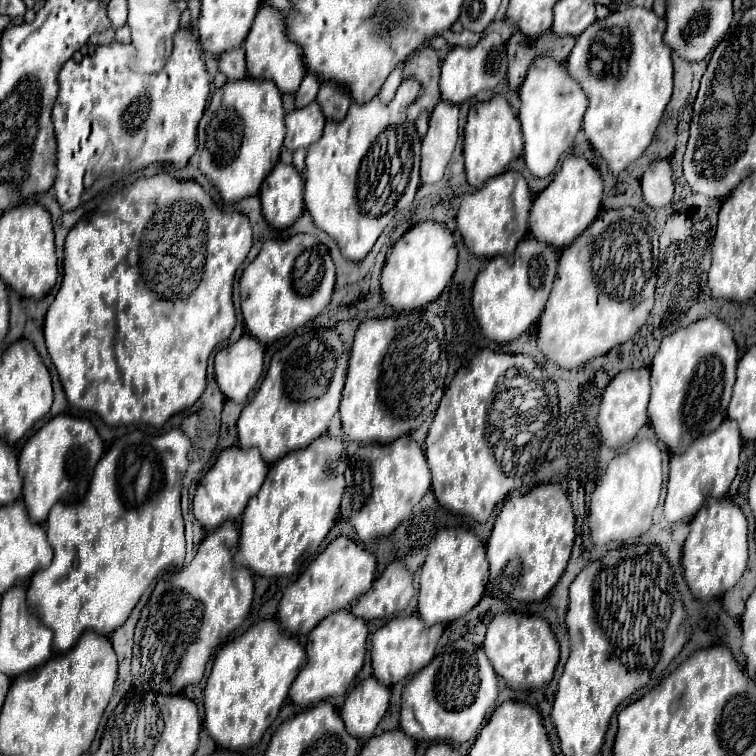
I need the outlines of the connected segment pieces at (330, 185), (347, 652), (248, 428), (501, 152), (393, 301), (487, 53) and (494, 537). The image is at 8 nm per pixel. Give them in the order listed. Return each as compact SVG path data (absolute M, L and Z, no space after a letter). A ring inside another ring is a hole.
M404 80L400 88L396 90L396 96L390 102L382 102L378 96L374 96L366 104L350 104L350 110L342 122L326 122L322 138L308 148L306 154L306 190L304 190L304 204L310 212L314 224L328 232L330 238L334 238L340 246L340 252L346 260L360 262L378 240L380 232L386 228L386 224L394 218L398 206L408 206L420 186L420 138L416 134L414 124L406 120L408 106L414 104L420 96L420 84L416 80ZM386 130L386 144L380 134Z
M338 610L326 616L310 634L306 644L308 662L298 672L296 680L290 686L290 700L298 706L310 706L324 698L342 696L348 686L354 682L366 658L366 638L368 626L362 618L352 616L350 610Z
M314 328L292 338L272 356L270 368L260 384L260 392L256 392L240 414L240 446L258 448L268 464L292 450L306 448L312 440L316 440L316 436L322 436L328 430L332 416L338 412L346 368L348 352L332 328Z
M494 96L482 106L472 108L468 122L464 126L464 158L466 158L466 176L468 184L482 188L484 182L500 172L506 172L508 164L522 154L522 132L516 114L504 96Z
M426 220L412 226L394 246L382 268L380 284L386 302L396 310L414 310L434 302L448 286L456 272L458 250L454 234L448 226Z
M488 30L484 32L484 36L478 40L476 46L470 48L454 46L448 52L446 60L442 62L442 74L440 74L442 100L462 104L482 90L492 90L504 78L506 78L506 44L498 32Z
M540 484L532 488L524 496L508 496L504 500L504 508L496 518L494 530L490 534L490 540L486 544L486 556L490 562L490 578L488 578L488 594L490 596L502 596L502 598L512 598L520 602L542 602L548 592L556 586L558 578L562 576L572 546L576 538L576 528L574 528L574 512L572 504L568 500L566 490L560 484Z

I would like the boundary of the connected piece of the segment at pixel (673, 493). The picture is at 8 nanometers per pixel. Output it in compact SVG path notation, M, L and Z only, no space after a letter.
M730 418L716 428L716 432L708 432L698 436L682 454L670 454L670 480L668 494L664 502L664 516L668 522L692 520L692 516L700 510L706 498L724 498L738 466L738 456L742 450L742 436L738 432L738 424Z

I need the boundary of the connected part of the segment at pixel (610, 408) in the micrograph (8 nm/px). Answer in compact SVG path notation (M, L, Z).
M638 368L638 370L624 370L612 382L606 386L602 400L600 400L600 410L598 410L598 428L600 436L610 448L618 448L628 444L632 438L636 438L638 430L648 422L646 406L650 398L650 370L648 368Z

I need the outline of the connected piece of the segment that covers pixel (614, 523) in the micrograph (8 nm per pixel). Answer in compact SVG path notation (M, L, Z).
M640 440L626 452L614 456L606 468L600 488L590 500L590 538L594 544L626 540L644 534L652 522L652 510L658 504L662 490L662 456L656 440Z

